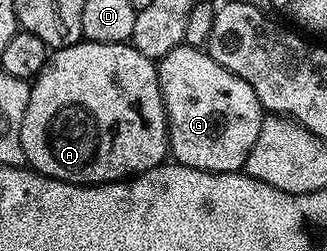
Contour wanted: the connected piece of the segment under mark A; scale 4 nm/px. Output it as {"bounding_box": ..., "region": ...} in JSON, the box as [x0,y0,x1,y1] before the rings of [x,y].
{"bounding_box":[21,40,169,184],"region":[[[83,40],[78,44],[70,44],[64,48],[56,48],[50,53],[45,66],[39,75],[34,77],[29,94],[29,106],[25,110],[25,118],[21,122],[21,146],[23,159],[42,176],[51,176],[55,180],[67,180],[70,184],[86,182],[88,184],[114,184],[126,181],[141,172],[148,172],[164,163],[169,156],[169,141],[167,139],[167,109],[163,106],[163,91],[159,88],[159,70],[156,61],[145,58],[129,42],[122,44],[106,44]]]}

